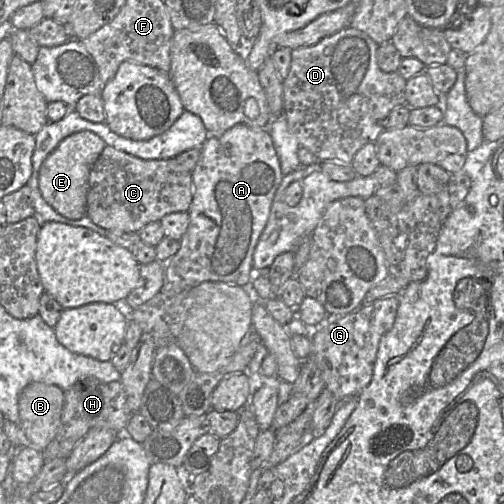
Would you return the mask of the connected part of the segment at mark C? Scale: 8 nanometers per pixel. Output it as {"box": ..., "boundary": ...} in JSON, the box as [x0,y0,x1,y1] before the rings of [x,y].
{"box":[86,145,192,233],"boundary":[[[106,145],[90,171],[86,215],[108,231],[138,233],[148,223],[159,222],[167,214],[187,212],[192,200],[192,172],[182,168],[175,158],[145,160]]]}

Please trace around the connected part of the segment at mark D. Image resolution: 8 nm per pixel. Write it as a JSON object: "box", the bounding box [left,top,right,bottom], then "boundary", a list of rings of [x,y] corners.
{"box":[283,26,407,164],"boundary":[[[348,26],[331,36],[323,38],[315,45],[297,48],[291,51],[289,73],[287,77],[283,79],[283,110],[289,130],[296,136],[300,145],[309,149],[321,162],[337,161],[341,164],[352,164],[356,153],[364,145],[371,142],[375,143],[379,135],[385,130],[384,120],[390,112],[399,106],[406,105],[405,89],[407,80],[404,79],[397,71],[384,72],[379,68],[377,64],[378,46],[379,45],[366,33]]]}

